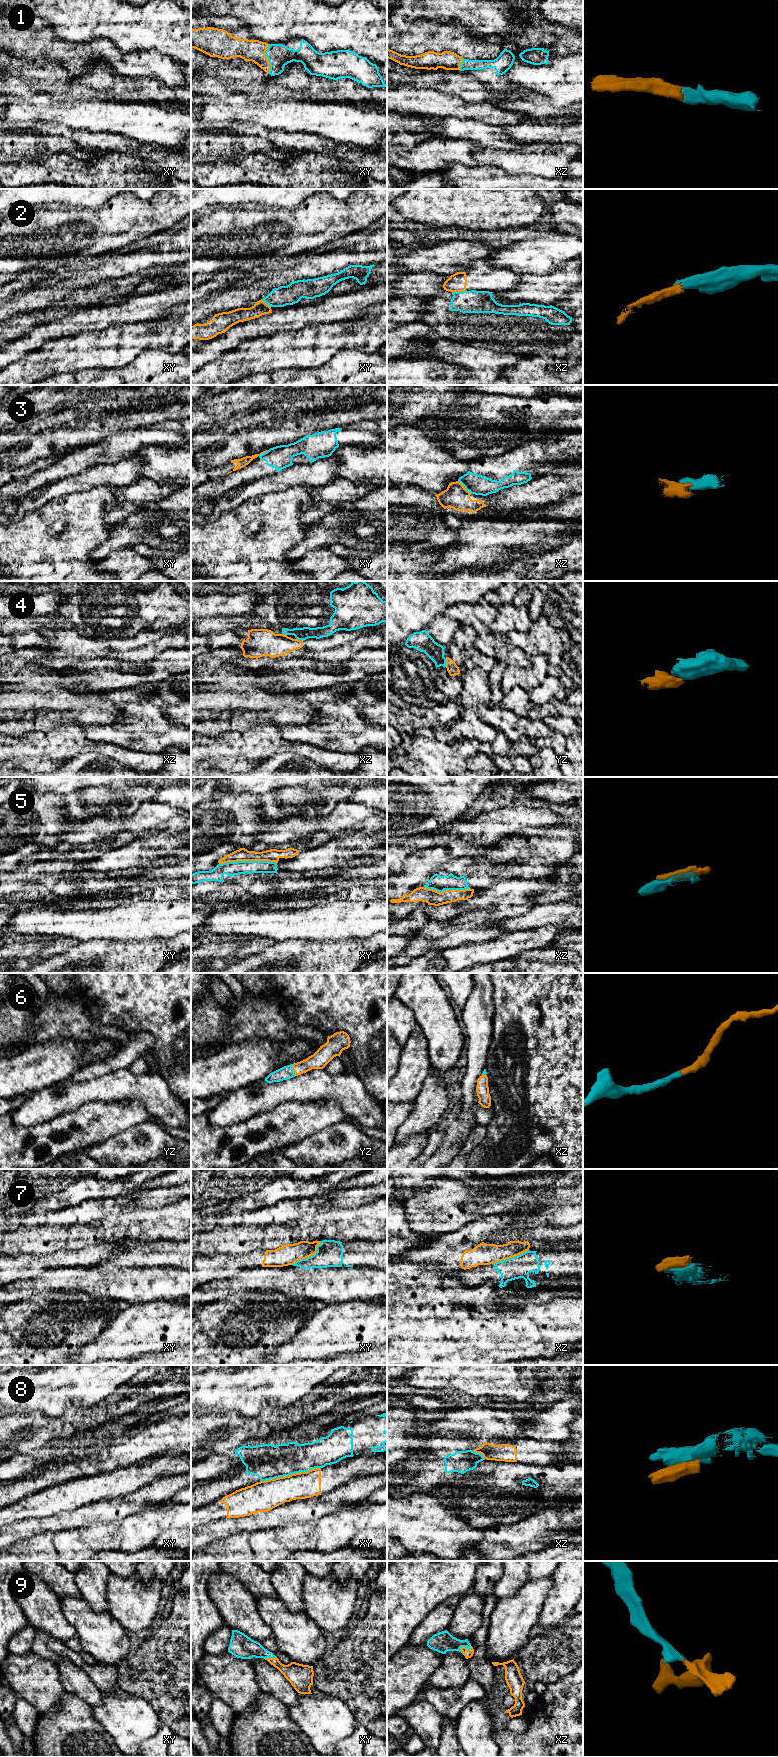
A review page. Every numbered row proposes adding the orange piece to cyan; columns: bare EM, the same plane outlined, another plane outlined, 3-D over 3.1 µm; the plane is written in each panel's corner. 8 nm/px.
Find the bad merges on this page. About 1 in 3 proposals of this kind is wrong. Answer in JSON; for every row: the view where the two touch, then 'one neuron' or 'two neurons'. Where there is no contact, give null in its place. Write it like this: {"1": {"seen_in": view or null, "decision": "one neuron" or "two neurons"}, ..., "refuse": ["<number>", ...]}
{"1": {"seen_in": "xy", "decision": "one neuron"}, "2": {"seen_in": "xz", "decision": "two neurons"}, "3": {"seen_in": "xz", "decision": "two neurons"}, "4": {"seen_in": "yz", "decision": "two neurons"}, "5": {"seen_in": "xy", "decision": "one neuron"}, "6": {"seen_in": "yz", "decision": "one neuron"}, "7": {"seen_in": "xz", "decision": "two neurons"}, "8": {"seen_in": "xy", "decision": "two neurons"}, "9": {"seen_in": "xz", "decision": "one neuron"}, "refuse": ["2", "3", "4", "7", "8"]}

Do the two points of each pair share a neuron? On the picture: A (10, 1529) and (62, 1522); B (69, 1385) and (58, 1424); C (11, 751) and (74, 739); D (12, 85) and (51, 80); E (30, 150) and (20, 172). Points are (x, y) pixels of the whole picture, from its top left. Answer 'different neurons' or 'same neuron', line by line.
A: same neuron
B: different neurons
C: same neuron
D: same neuron
E: different neurons

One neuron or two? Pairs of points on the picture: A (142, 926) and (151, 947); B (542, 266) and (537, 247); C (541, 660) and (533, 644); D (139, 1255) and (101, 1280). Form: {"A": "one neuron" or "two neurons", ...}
{"A": "two neurons", "B": "one neuron", "C": "two neurons", "D": "two neurons"}

